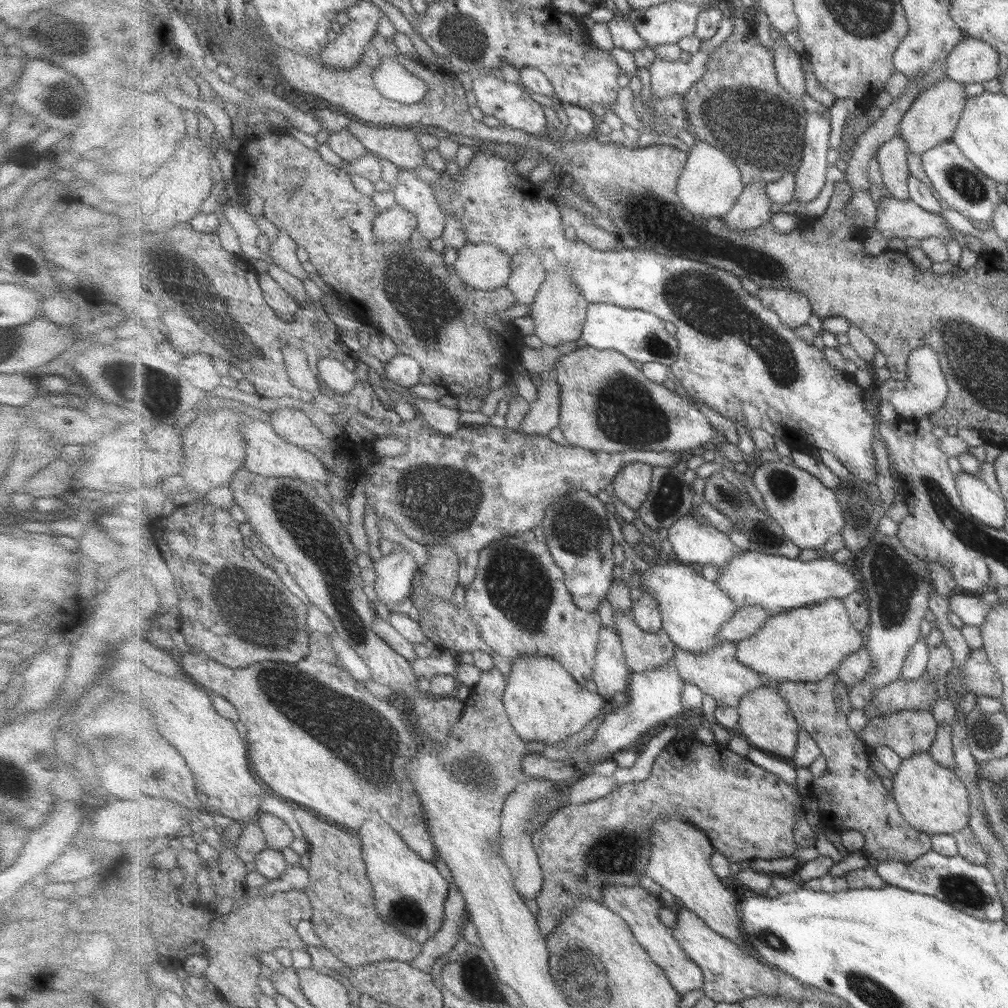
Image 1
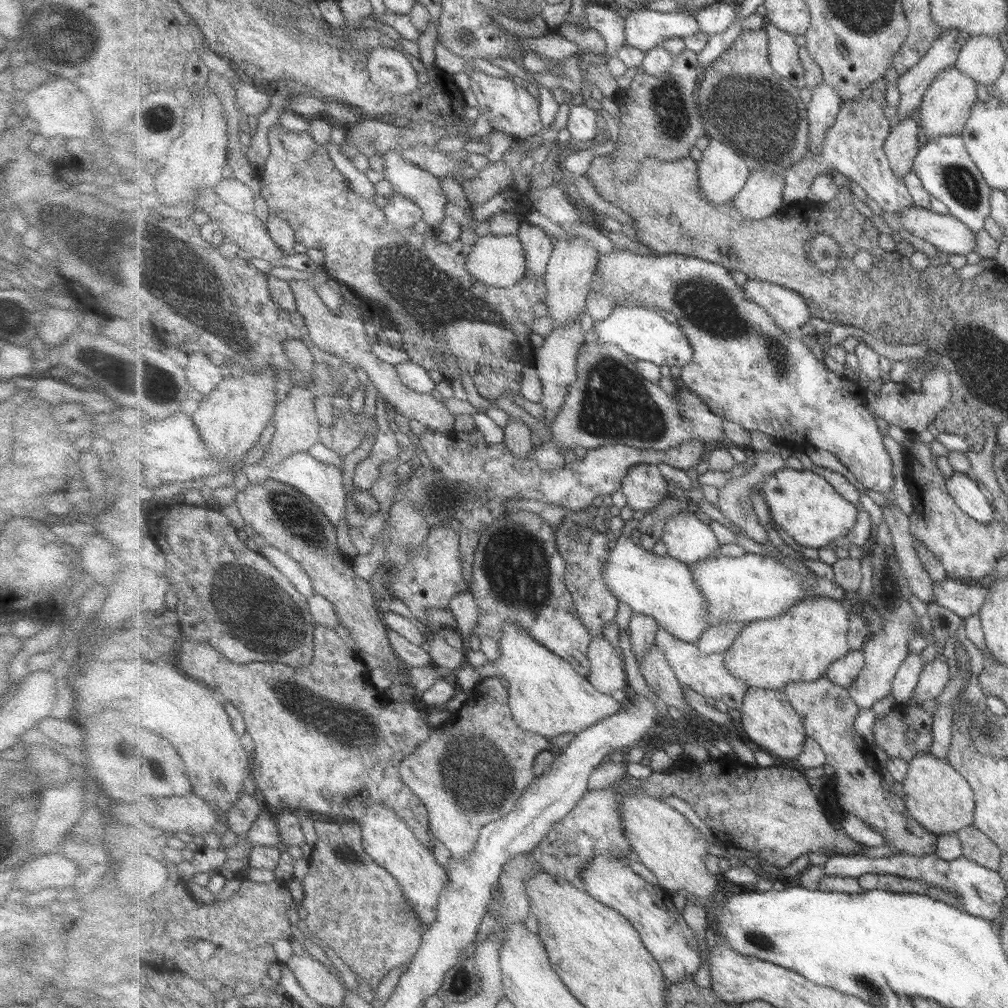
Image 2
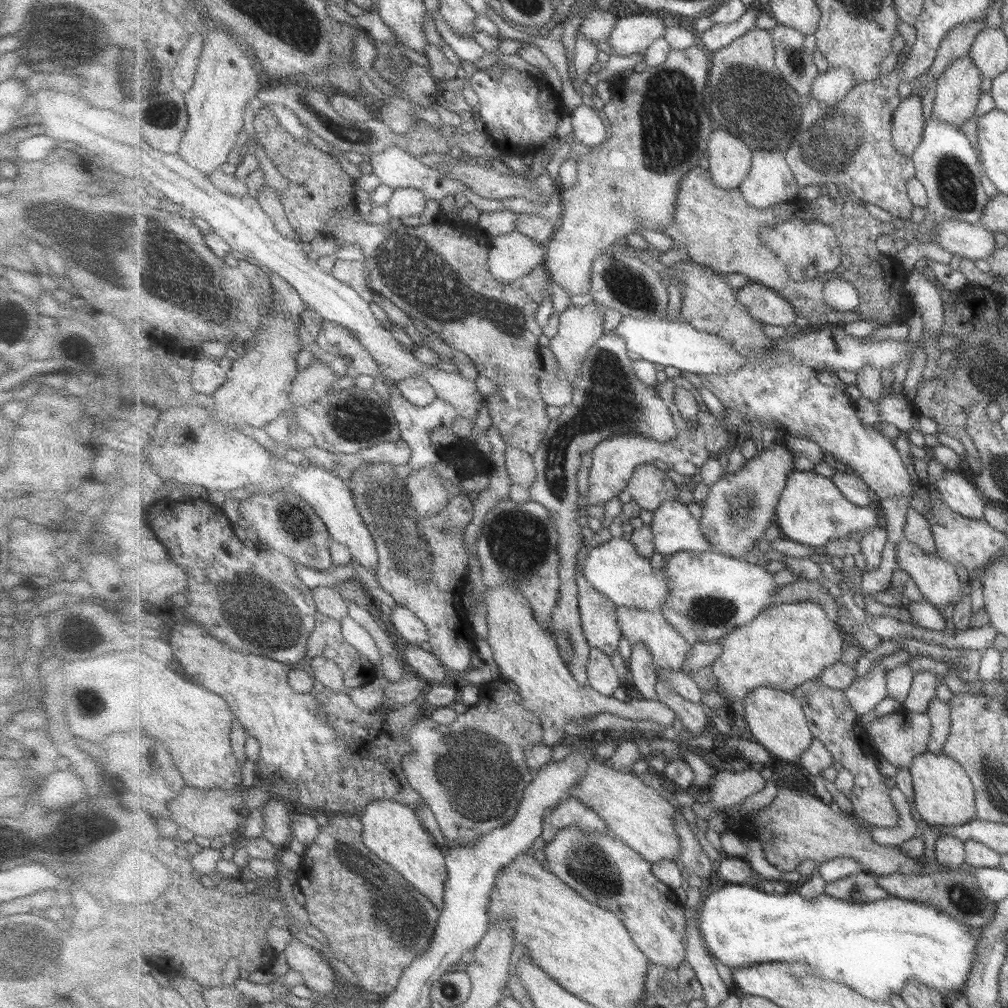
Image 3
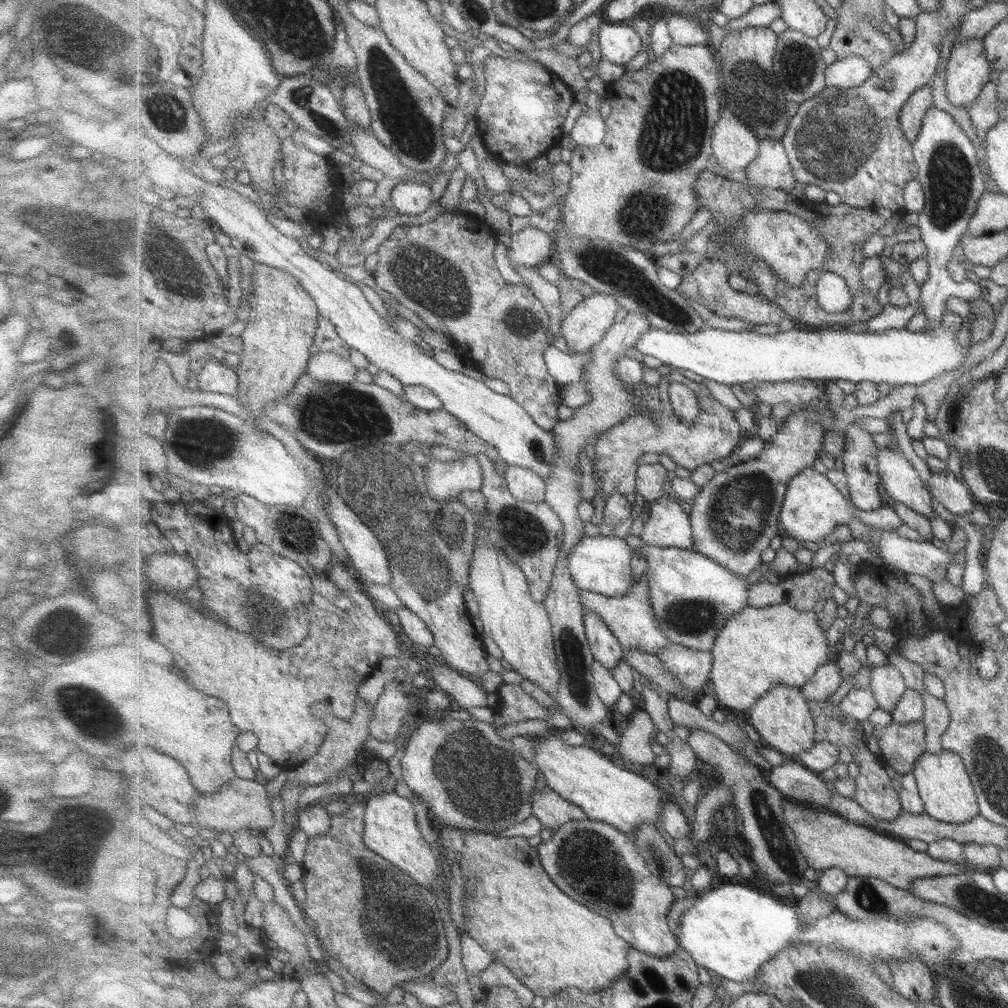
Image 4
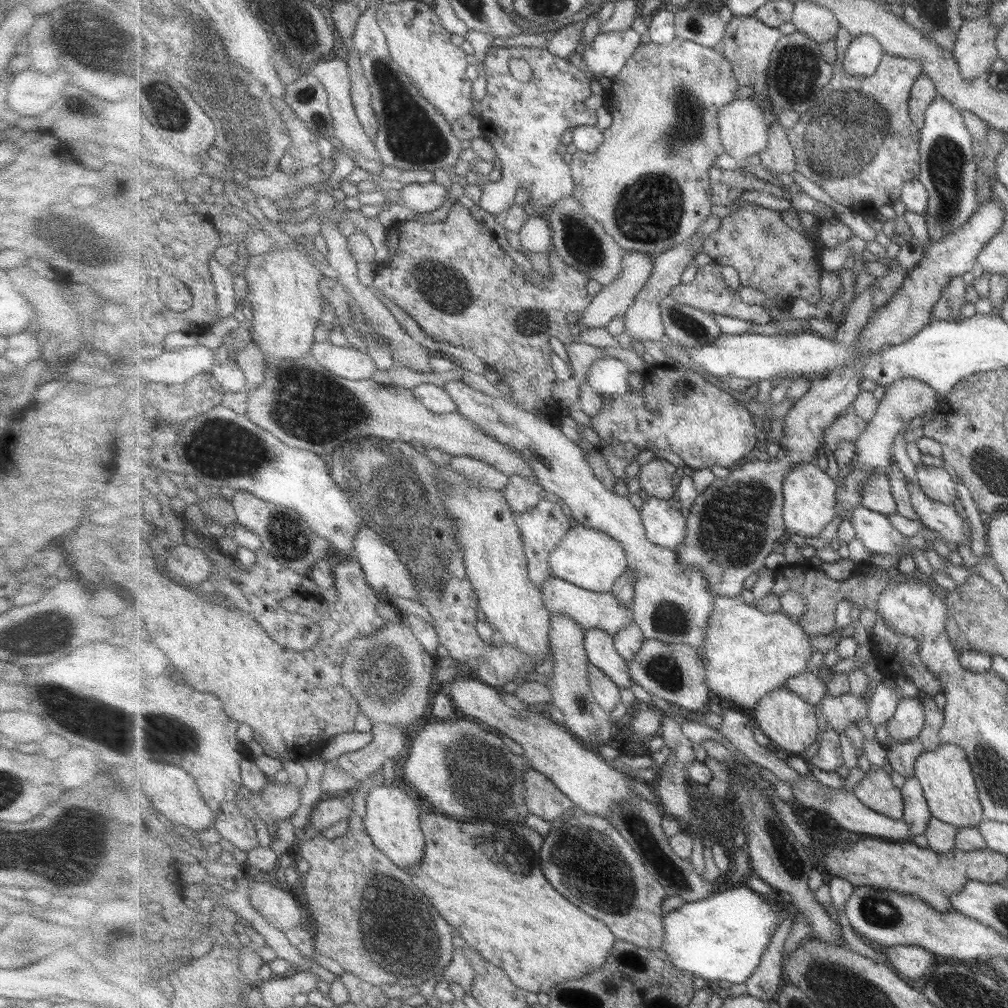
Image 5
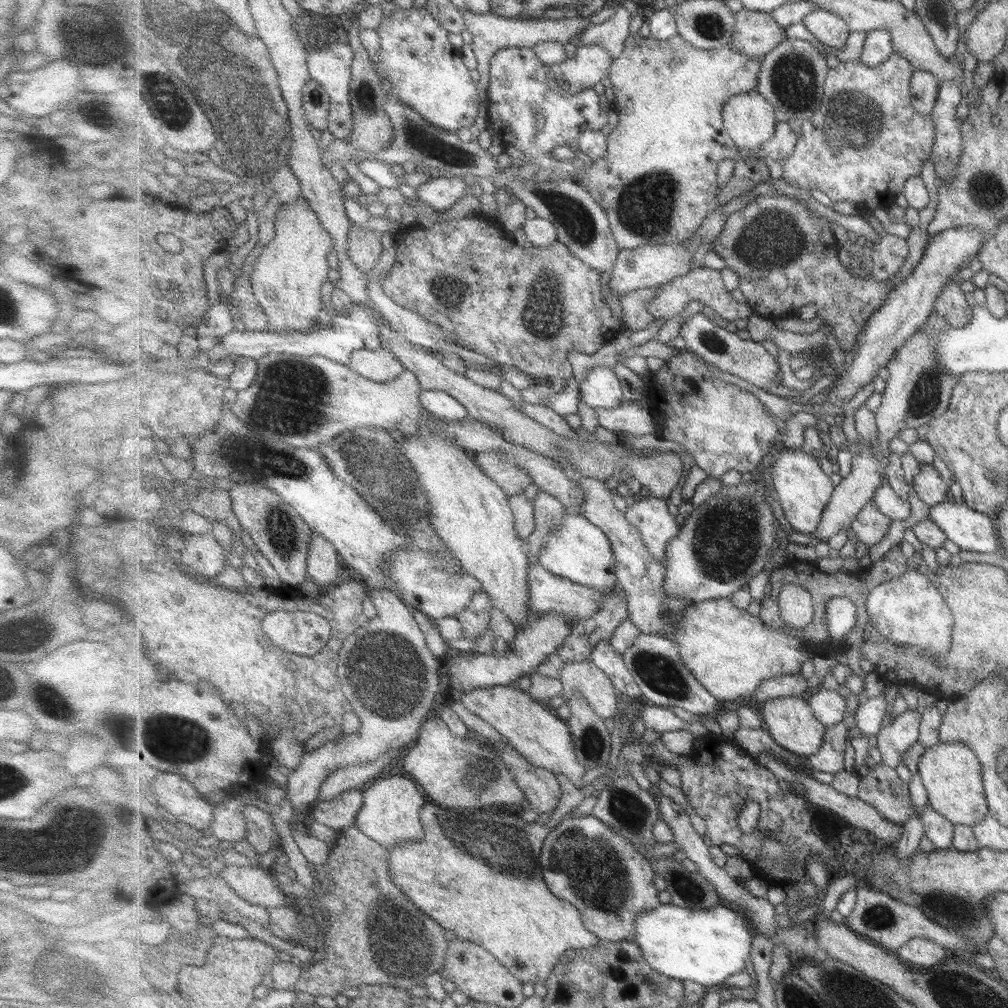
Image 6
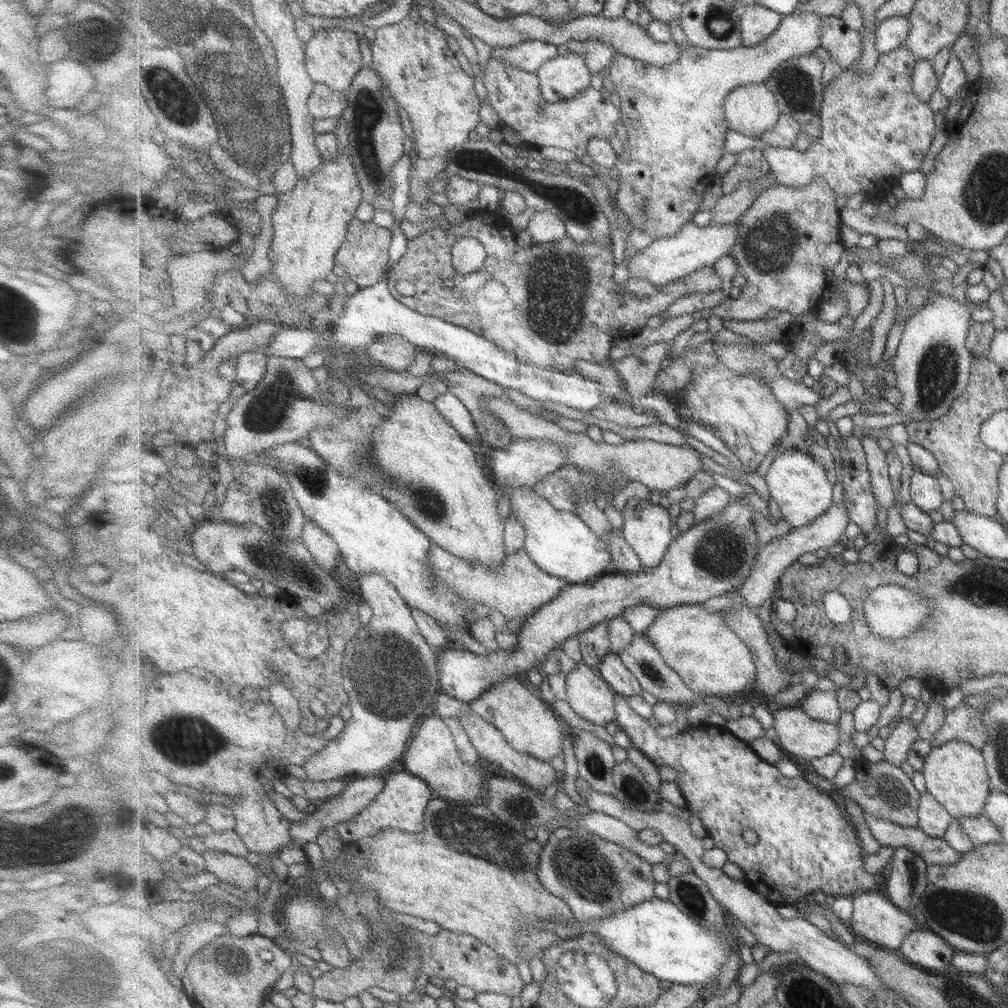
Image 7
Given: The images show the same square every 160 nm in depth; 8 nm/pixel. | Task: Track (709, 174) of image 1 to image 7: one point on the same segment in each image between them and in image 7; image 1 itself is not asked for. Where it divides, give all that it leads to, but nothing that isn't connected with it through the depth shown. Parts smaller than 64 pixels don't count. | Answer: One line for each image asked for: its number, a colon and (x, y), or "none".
2: (723, 172)
3: (730, 158)
4: (736, 145)
5: (744, 126)
6: (750, 119)
7: (752, 110)

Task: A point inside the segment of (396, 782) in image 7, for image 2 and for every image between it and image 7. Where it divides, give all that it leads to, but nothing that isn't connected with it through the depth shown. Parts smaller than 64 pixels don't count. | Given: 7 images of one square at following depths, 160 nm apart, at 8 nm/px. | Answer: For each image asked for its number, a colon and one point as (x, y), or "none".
2: (388, 839)
3: (394, 831)
4: (391, 825)
5: (392, 819)
6: (391, 813)

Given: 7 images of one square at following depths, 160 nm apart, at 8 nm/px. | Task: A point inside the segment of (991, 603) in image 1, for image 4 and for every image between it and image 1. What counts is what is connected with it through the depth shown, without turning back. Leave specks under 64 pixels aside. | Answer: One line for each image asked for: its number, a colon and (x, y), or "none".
2: (965, 600)
3: (938, 581)
4: (910, 556)

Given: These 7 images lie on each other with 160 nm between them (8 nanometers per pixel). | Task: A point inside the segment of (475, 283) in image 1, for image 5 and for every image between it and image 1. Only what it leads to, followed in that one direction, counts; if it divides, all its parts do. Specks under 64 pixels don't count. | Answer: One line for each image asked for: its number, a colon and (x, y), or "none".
2: (499, 261)
3: (514, 255)
4: (531, 247)
5: (536, 236)

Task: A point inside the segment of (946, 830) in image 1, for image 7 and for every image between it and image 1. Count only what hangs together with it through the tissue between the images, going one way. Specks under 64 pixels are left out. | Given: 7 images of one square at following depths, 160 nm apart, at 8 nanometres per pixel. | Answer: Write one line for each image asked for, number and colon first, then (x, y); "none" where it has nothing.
2: (942, 800)
3: (944, 794)
4: (946, 788)
5: (949, 784)
6: (952, 773)
7: (956, 775)

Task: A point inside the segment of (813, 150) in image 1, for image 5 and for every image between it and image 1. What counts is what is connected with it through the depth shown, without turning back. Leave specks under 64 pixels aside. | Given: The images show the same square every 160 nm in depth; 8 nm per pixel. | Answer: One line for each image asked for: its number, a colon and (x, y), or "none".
2: (826, 102)
3: (833, 85)
4: (849, 72)
5: (864, 54)

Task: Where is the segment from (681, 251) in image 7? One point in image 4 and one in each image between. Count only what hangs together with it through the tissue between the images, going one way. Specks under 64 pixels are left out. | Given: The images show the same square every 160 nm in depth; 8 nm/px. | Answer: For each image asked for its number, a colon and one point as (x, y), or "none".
4: (586, 325)
5: (613, 301)
6: (648, 267)

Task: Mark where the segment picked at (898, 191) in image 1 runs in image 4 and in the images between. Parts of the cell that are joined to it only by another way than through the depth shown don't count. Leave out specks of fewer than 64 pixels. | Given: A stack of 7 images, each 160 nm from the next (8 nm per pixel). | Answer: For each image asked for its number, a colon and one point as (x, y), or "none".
2: (902, 145)
3: (909, 124)
4: (912, 117)

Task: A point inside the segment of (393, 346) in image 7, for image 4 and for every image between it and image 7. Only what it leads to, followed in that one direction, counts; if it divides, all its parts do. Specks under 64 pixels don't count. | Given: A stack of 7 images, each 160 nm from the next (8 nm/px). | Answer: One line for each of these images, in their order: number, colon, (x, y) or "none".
4: (328, 367)
5: (350, 363)
6: (379, 365)

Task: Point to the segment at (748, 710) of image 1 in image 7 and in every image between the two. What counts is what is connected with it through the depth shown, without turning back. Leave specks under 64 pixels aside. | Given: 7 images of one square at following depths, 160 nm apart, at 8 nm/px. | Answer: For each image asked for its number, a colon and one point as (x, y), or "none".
2: (769, 720)
3: (776, 719)
4: (783, 719)
5: (790, 722)
6: (791, 722)
7: (800, 735)

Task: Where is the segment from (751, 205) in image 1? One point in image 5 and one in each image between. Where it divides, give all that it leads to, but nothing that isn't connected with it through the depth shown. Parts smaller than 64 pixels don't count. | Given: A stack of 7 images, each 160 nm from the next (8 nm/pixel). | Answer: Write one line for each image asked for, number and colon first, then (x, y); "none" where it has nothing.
2: (763, 195)
3: (771, 181)
4: (772, 169)
5: (779, 156)

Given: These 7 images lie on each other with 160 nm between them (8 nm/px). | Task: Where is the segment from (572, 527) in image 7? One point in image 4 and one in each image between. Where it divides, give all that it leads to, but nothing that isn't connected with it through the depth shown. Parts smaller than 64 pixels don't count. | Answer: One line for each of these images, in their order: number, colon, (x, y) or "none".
4: (601, 564)
5: (594, 560)
6: (578, 549)

